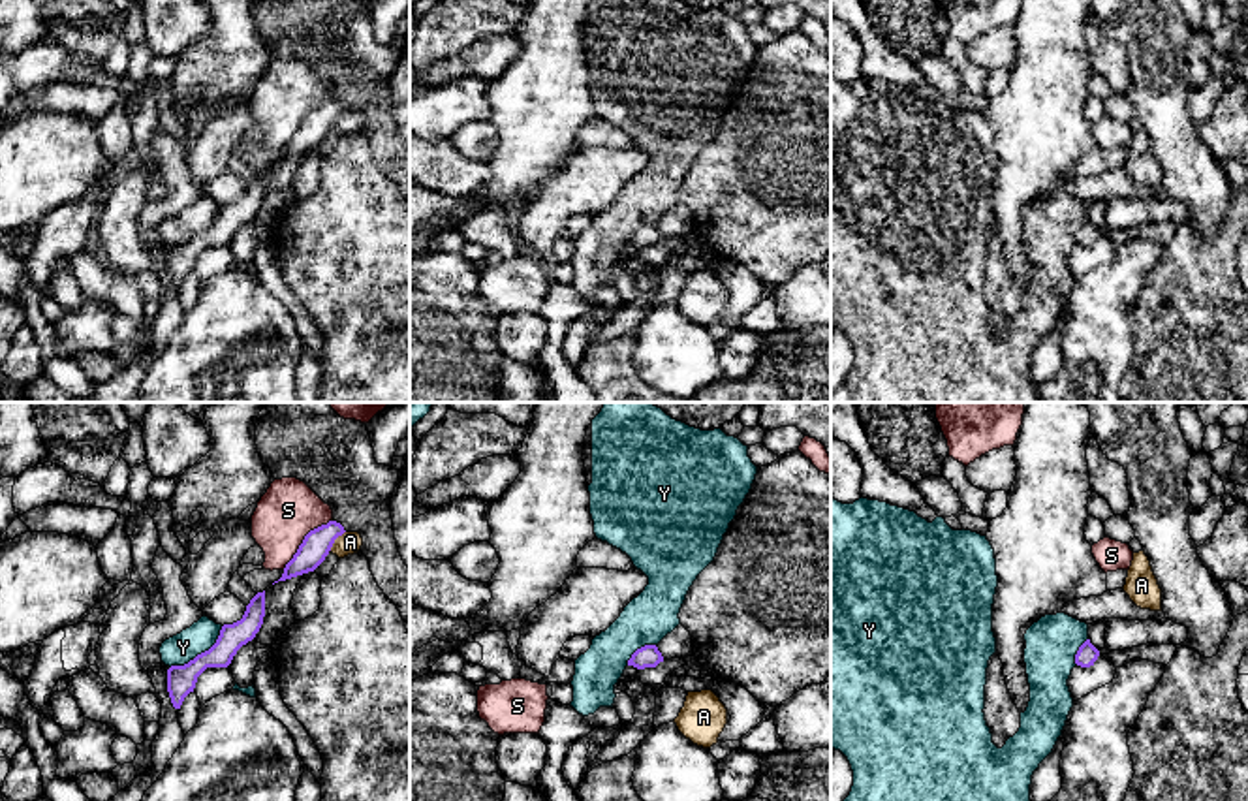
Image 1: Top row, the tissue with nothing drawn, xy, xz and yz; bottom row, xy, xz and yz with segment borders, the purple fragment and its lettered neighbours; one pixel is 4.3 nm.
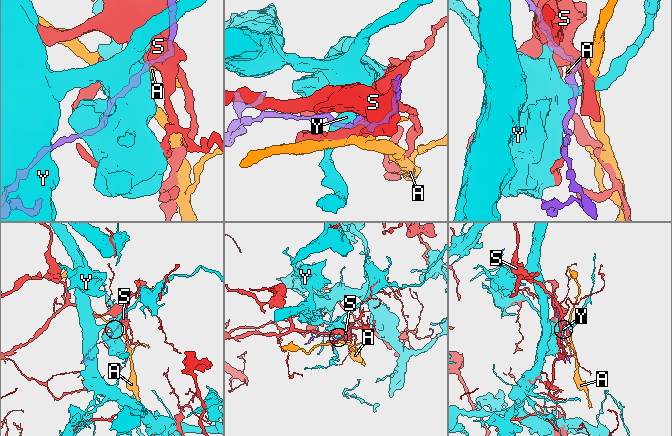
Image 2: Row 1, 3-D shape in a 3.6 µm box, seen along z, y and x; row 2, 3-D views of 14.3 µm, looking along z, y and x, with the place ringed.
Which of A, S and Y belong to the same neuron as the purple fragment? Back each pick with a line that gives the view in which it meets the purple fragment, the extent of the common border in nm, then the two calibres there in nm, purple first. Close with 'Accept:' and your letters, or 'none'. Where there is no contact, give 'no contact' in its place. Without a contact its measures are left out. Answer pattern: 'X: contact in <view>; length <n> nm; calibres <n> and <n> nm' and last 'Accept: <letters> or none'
Accept: none

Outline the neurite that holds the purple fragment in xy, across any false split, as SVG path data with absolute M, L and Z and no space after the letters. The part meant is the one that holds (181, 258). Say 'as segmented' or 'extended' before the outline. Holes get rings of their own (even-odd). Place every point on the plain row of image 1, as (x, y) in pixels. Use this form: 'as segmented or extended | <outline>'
as segmented | M265 169L257 171L241 199L224 203L216 222L197 233L184 244L171 244L167 248L167 271L175 288L180 288L184 276L194 271L197 256L207 246L227 246L237 229L252 220L259 211L265 196Z

